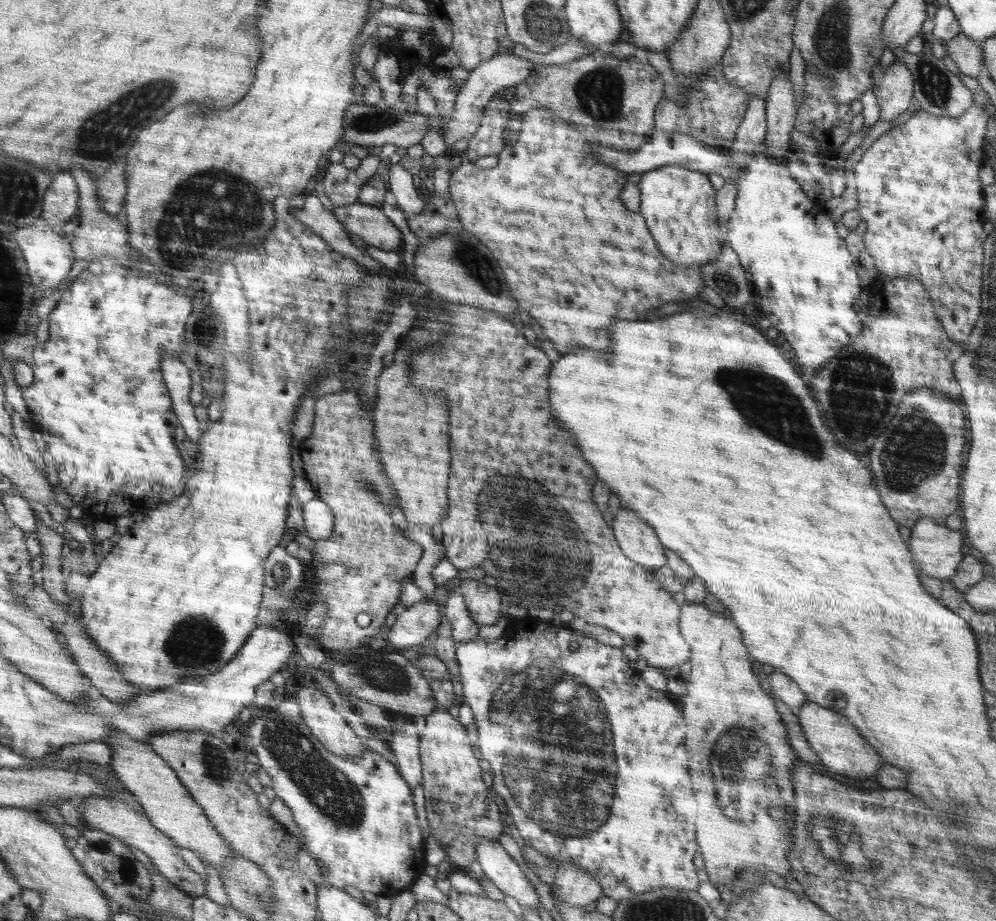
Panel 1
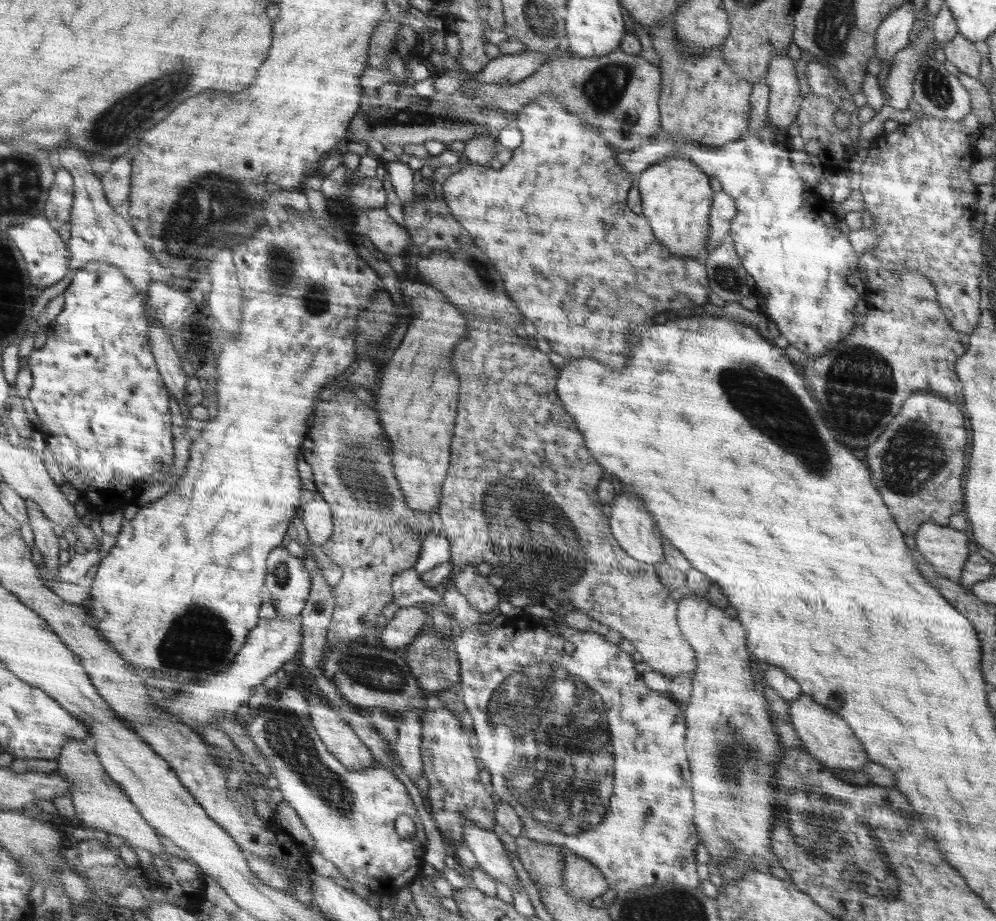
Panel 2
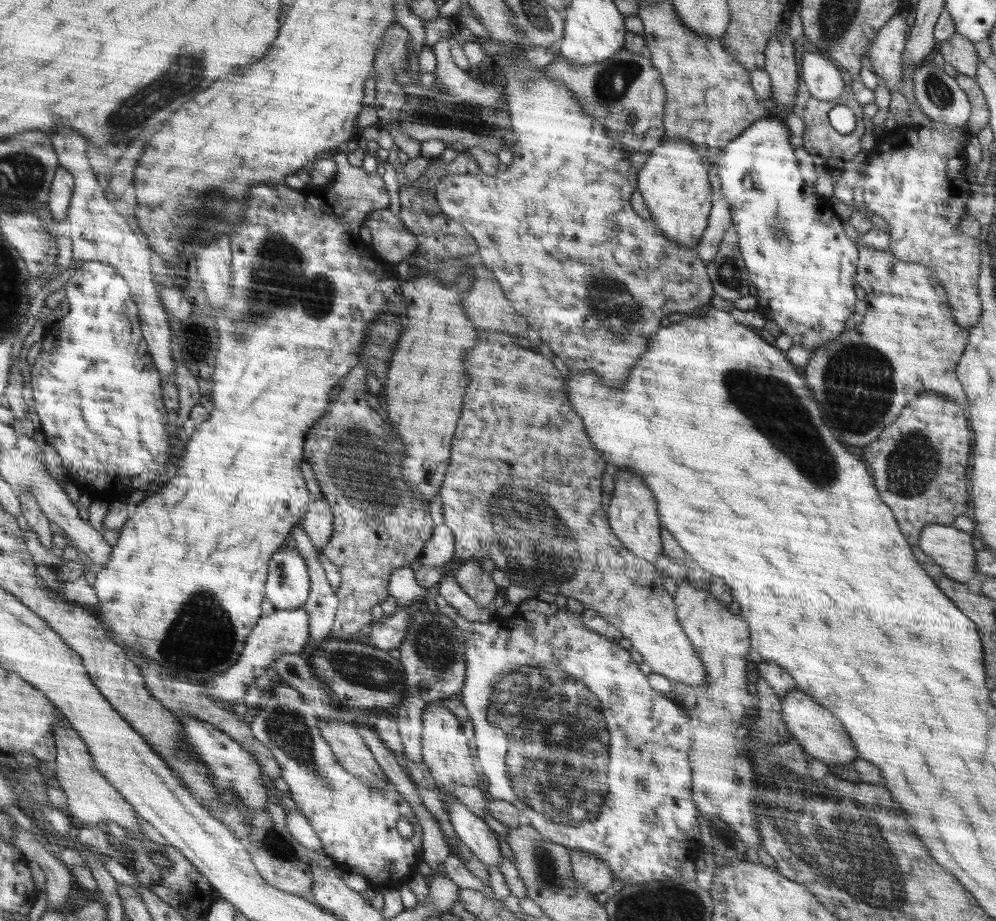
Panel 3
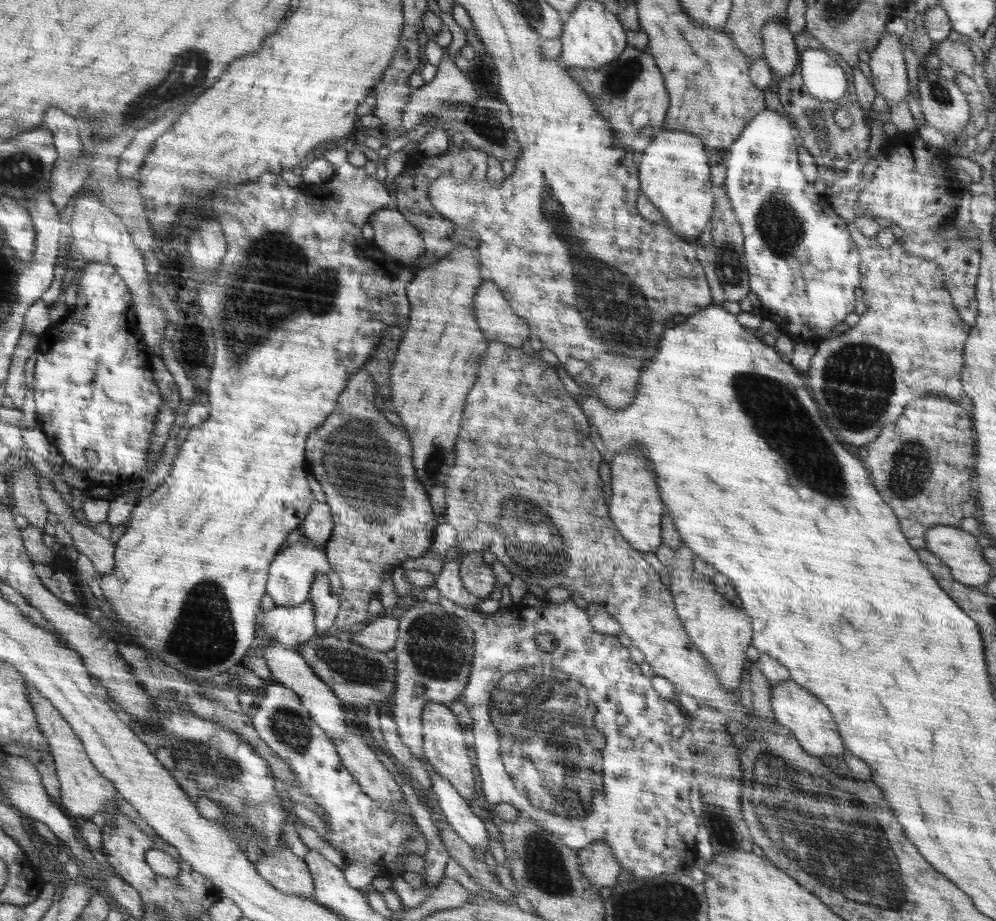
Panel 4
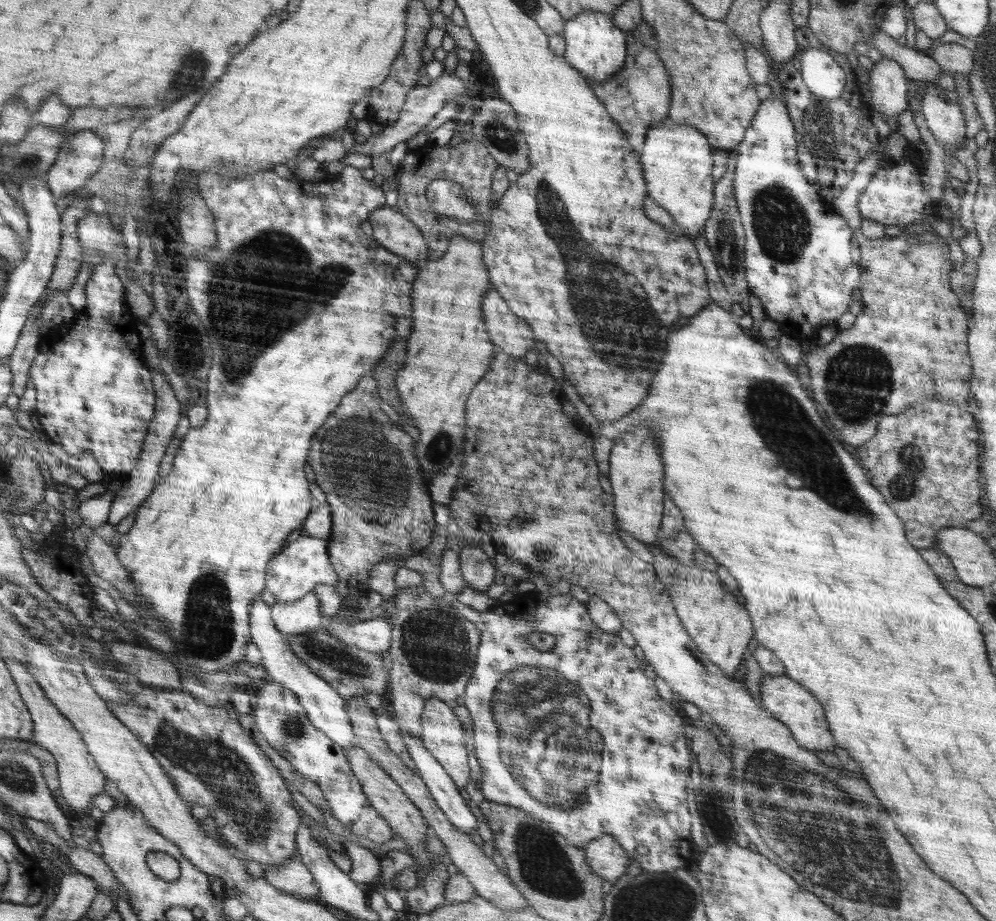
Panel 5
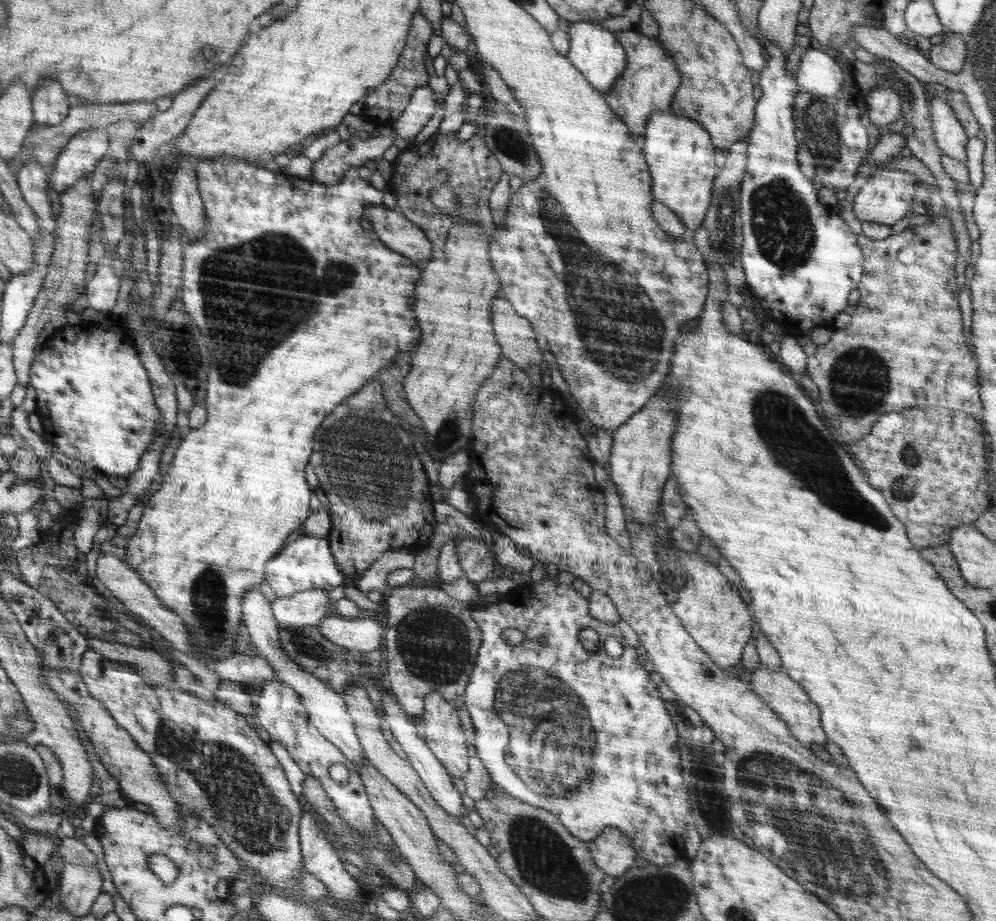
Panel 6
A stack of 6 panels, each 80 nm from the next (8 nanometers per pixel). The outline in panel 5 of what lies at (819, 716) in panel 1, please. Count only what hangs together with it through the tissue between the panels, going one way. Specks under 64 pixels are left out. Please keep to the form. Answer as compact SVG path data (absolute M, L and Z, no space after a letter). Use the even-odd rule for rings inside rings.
M764 675L760 686L763 708L769 712L772 718L780 720L792 733L796 742L814 753L820 751L834 752L837 746L833 739L822 706L816 702L816 698L806 691L800 684L784 675Z

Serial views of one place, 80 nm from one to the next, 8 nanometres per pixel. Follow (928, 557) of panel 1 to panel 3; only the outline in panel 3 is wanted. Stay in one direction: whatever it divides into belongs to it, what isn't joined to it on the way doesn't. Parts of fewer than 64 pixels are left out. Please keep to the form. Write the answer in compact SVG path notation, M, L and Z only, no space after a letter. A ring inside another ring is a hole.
M932 524L922 529L919 538L920 548L939 564L944 574L951 579L966 583L977 576L976 553L972 547L973 534L958 530L953 525Z

